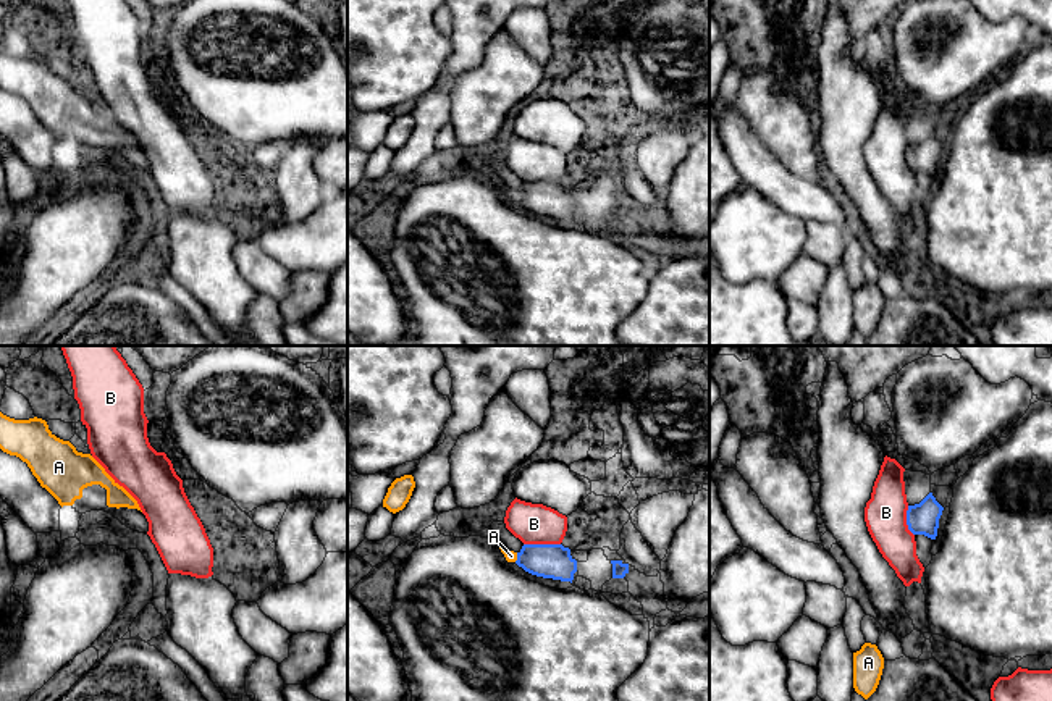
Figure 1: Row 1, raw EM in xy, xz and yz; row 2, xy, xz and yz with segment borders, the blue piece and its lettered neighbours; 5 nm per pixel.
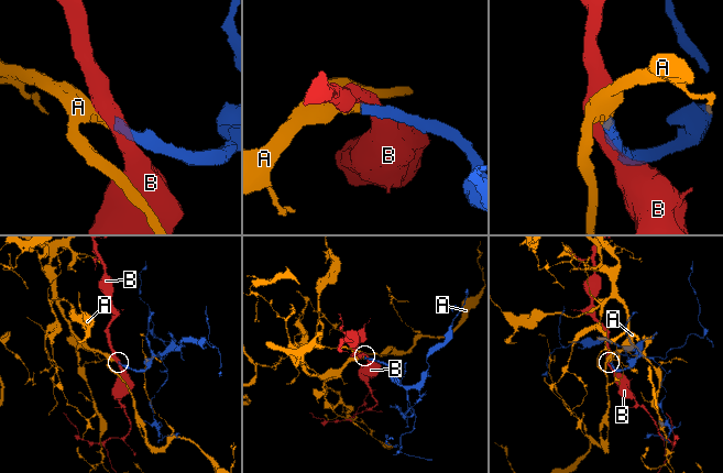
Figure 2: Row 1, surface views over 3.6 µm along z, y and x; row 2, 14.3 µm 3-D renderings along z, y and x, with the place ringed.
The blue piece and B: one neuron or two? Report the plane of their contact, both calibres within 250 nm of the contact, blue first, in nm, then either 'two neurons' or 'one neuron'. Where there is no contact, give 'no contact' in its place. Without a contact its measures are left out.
xz | 180/200 nm | two neurons

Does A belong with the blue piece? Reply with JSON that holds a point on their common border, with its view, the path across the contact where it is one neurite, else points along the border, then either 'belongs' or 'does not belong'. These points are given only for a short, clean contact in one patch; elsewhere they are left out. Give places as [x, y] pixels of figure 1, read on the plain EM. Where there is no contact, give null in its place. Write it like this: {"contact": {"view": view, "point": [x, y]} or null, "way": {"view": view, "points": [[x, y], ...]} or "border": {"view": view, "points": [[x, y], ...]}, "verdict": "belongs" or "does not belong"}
{"contact": {"view": "xz", "point": [517, 196]}, "way": {"view": "xz", "points": [[550, 199], [517, 196], [511, 194]]}, "verdict": "belongs"}

